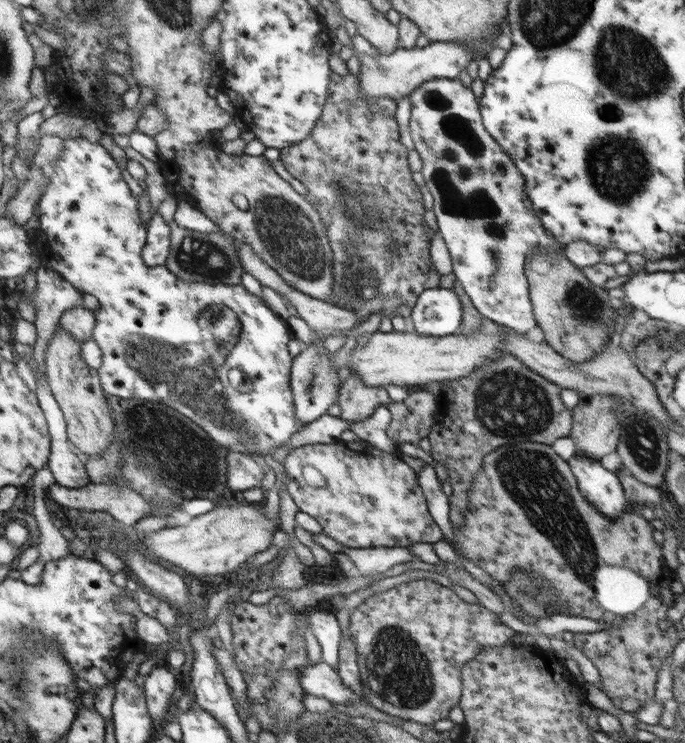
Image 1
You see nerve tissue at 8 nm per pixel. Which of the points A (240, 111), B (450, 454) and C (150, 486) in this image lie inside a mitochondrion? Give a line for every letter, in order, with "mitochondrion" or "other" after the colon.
A: other
B: other
C: mitochondrion

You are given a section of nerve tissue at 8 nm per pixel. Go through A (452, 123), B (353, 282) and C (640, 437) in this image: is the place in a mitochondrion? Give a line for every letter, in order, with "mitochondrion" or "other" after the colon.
A: mitochondrion
B: mitochondrion
C: mitochondrion

